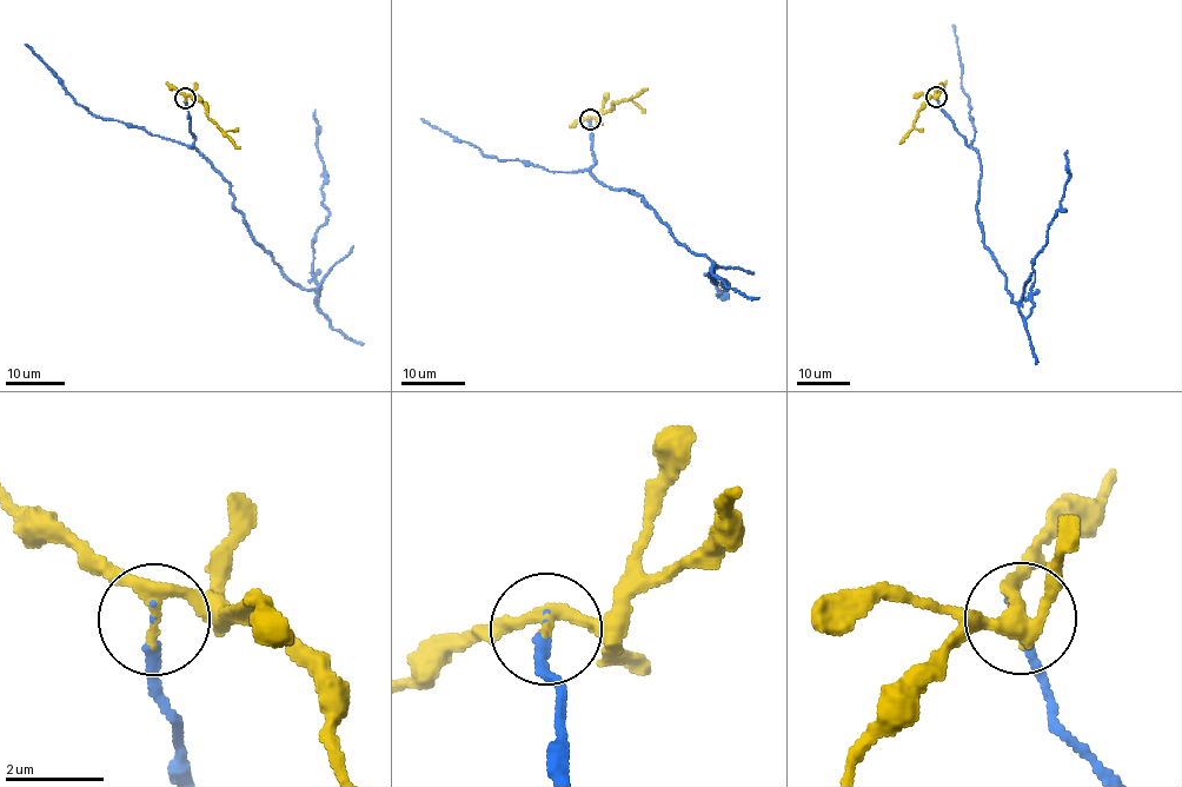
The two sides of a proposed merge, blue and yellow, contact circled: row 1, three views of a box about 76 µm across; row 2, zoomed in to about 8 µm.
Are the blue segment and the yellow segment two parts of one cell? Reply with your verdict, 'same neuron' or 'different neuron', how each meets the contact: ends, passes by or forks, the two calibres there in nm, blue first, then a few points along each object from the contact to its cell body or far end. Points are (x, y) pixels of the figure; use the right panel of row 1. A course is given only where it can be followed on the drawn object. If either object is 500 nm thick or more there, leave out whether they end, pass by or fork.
different neuron; blue ends there; yellow passes by; 140 nm thick on the blue side, 240 nm on the other; blue runs (936, 97), (978, 156), (982, 242), (1013, 301), (1029, 297), (1035, 256), (1046, 244), (1069, 176), (1067, 151); yellow runs (936, 97), (917, 113), (914, 126), (900, 144)

